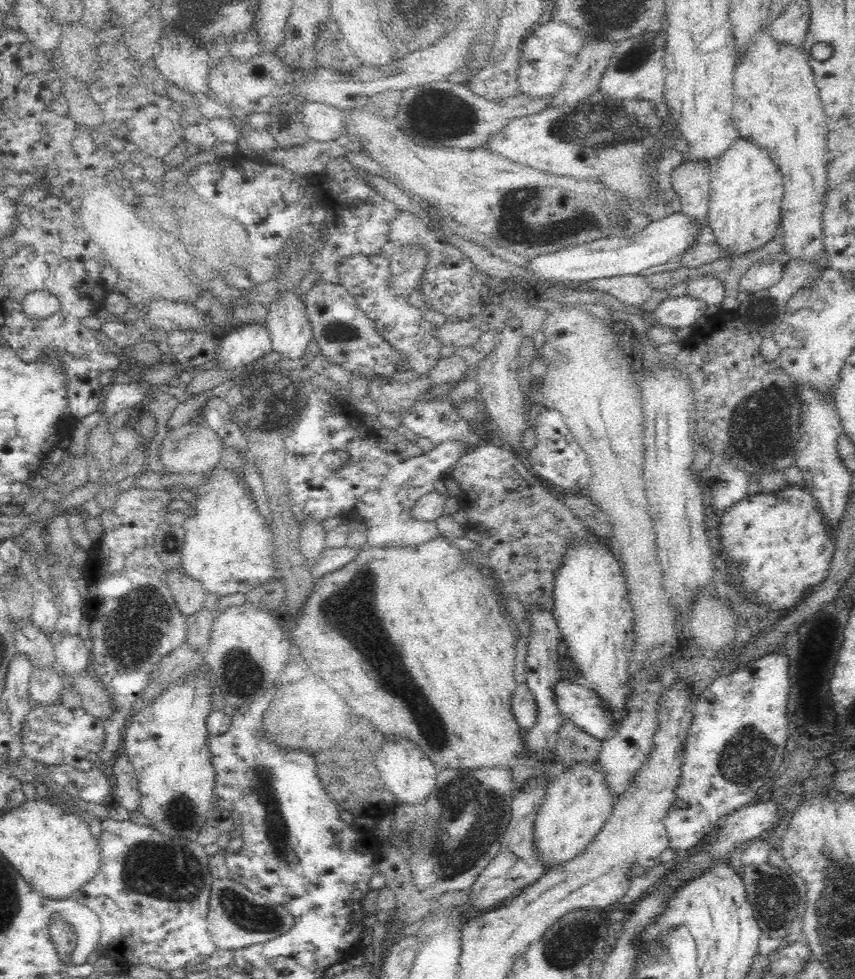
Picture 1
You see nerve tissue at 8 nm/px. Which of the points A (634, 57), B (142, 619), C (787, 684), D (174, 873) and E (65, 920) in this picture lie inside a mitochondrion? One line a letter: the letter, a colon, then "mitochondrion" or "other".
A: mitochondrion
B: mitochondrion
C: other
D: mitochondrion
E: other

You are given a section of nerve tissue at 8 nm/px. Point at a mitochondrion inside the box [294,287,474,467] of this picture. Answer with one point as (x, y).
(340, 332)

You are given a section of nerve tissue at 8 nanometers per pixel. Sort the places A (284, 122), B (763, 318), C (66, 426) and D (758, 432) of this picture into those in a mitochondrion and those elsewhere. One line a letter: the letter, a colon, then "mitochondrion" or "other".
A: other
B: other
C: other
D: mitochondrion

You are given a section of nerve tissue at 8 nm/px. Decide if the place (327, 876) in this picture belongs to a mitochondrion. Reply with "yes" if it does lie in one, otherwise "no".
no

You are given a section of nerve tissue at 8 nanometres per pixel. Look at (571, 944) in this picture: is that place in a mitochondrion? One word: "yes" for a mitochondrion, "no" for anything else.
yes

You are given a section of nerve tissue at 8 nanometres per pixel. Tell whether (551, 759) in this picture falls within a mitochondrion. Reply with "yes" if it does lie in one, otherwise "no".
no

